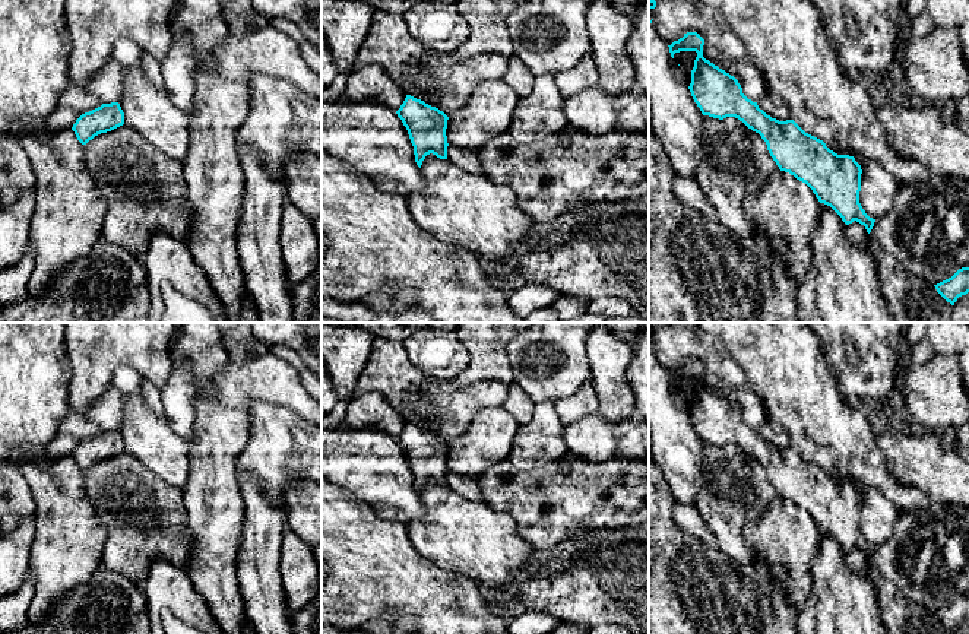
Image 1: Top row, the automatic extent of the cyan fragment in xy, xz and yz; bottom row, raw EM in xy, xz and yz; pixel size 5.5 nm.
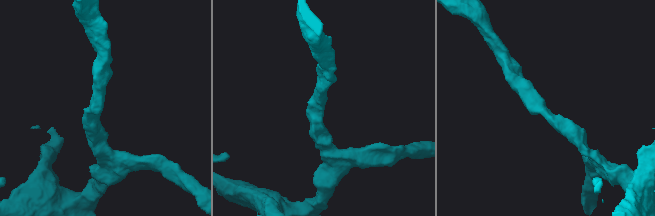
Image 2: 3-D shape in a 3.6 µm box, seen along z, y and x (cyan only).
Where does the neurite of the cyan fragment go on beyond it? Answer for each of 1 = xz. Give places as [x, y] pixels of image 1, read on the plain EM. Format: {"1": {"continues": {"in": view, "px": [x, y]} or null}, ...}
{"1": {"continues": null}}

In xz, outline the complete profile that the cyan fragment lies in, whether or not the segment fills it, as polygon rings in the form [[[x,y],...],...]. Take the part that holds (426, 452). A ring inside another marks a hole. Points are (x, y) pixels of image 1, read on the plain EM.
[[[406,422],[396,441],[408,457],[415,489],[419,495],[430,481],[440,486],[447,486],[446,456],[449,444],[443,438]]]

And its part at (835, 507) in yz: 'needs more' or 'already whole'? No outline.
already whole

